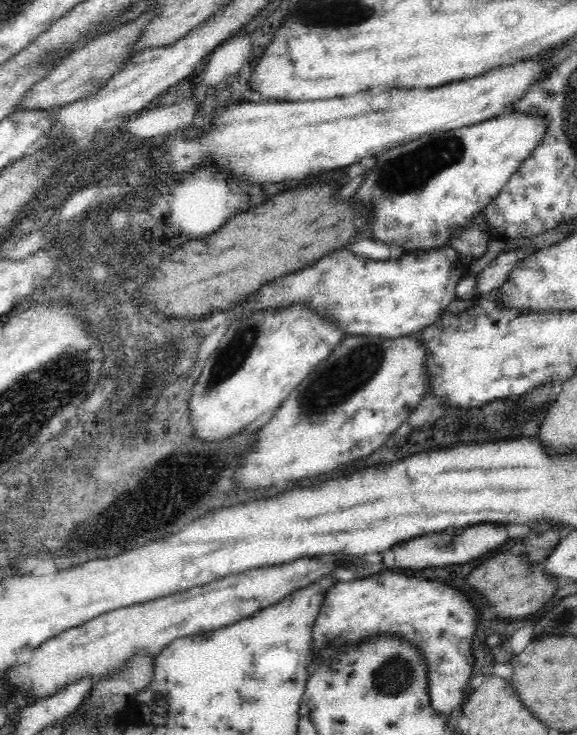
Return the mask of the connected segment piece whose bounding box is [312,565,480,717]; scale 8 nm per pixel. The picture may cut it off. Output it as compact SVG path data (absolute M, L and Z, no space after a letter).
M396 566L386 568L382 572L368 577L356 579L354 582L338 581L330 590L327 590L319 615L313 626L312 654L320 658L323 664L332 661L336 653L342 649L349 649L353 645L361 645L368 641L374 634L386 634L396 636L413 645L426 659L427 690L431 700L432 709L440 716L449 716L454 708L462 707L462 700L466 694L473 667L475 656L473 654L473 638L480 620L480 610L477 609L471 599L463 590L454 588L453 584L444 584L440 580L420 578L406 575L403 570Z

